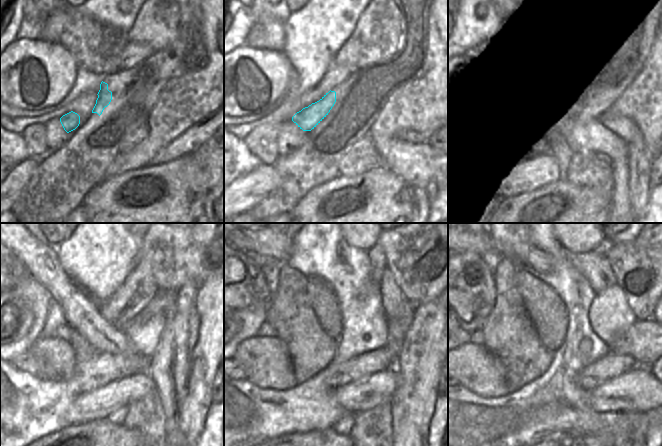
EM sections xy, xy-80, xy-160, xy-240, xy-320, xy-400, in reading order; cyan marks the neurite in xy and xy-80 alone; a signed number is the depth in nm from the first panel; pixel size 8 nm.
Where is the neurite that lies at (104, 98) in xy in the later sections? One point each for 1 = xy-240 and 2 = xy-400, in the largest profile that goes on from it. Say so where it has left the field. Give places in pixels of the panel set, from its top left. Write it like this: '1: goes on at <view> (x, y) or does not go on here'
1: goes on at xy-240 (139, 288)
2: goes on at xy-400 (602, 250)

